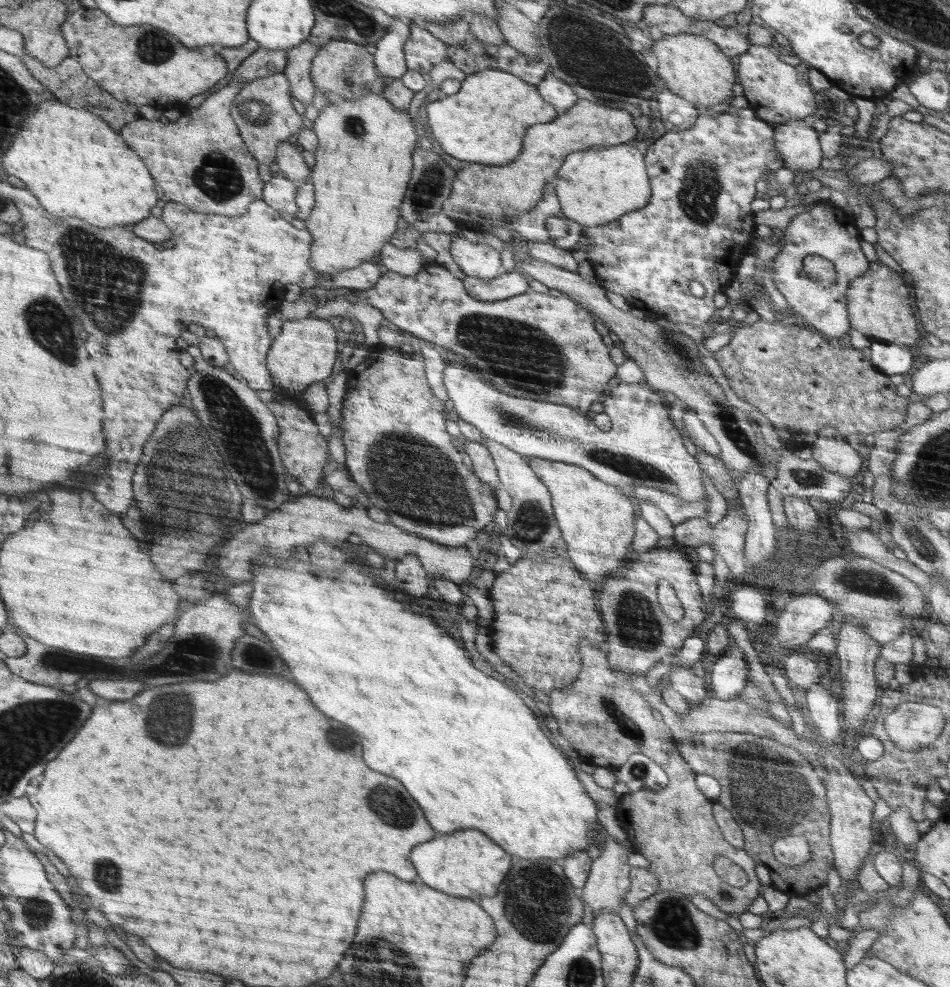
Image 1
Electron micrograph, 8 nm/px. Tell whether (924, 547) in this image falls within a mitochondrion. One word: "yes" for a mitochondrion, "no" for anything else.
yes

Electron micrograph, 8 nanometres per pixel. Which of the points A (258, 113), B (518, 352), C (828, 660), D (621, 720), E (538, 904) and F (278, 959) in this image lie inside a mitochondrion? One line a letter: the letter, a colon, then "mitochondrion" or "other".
A: mitochondrion
B: mitochondrion
C: other
D: mitochondrion
E: mitochondrion
F: other

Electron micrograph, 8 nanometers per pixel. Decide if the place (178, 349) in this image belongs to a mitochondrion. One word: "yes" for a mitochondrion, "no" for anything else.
no

